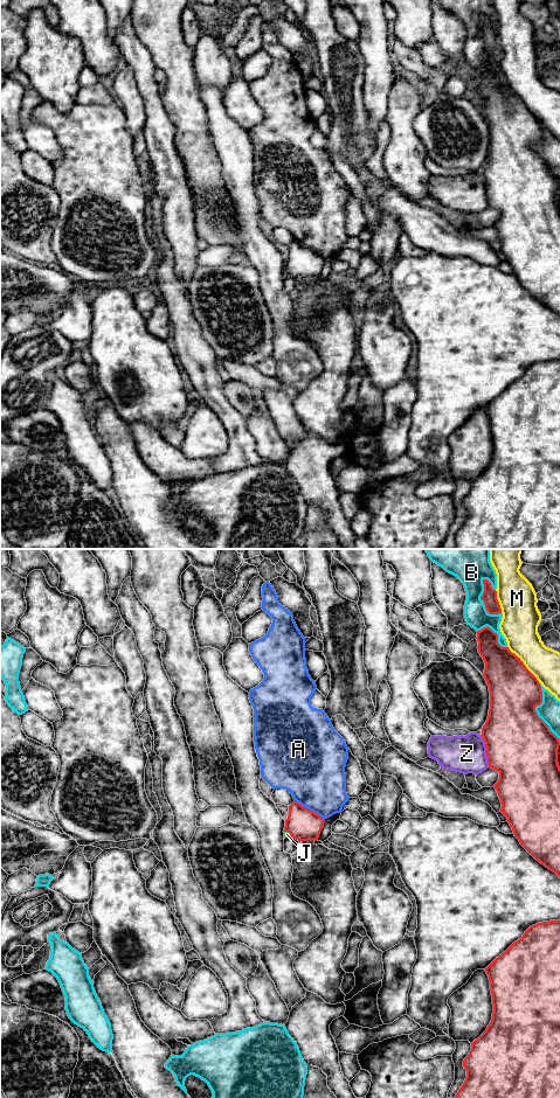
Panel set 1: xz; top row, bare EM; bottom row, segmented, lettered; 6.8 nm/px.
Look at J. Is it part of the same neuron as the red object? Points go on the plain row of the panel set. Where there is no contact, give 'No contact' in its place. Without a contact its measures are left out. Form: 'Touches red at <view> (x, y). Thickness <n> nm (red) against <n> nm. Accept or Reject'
Touches red at xz (289, 271). Thickness 220 nm (red) against 50 nm. Accept

